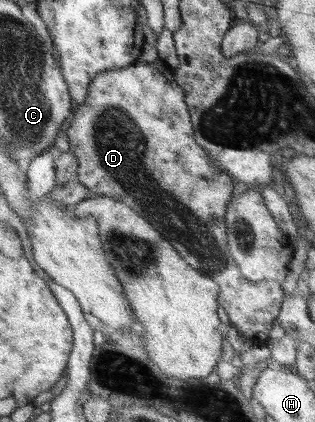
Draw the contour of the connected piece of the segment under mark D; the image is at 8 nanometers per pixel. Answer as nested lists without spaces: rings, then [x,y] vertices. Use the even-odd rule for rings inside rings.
[[[158,58],[154,62],[137,62],[95,75],[89,84],[87,99],[66,124],[69,151],[75,153],[78,160],[78,181],[96,195],[120,200],[151,223],[187,264],[219,285],[218,306],[225,309],[240,336],[258,339],[261,345],[267,345],[271,326],[285,298],[281,282],[247,280],[230,255],[224,219],[235,181],[195,142],[185,93],[175,83],[174,69]]]

